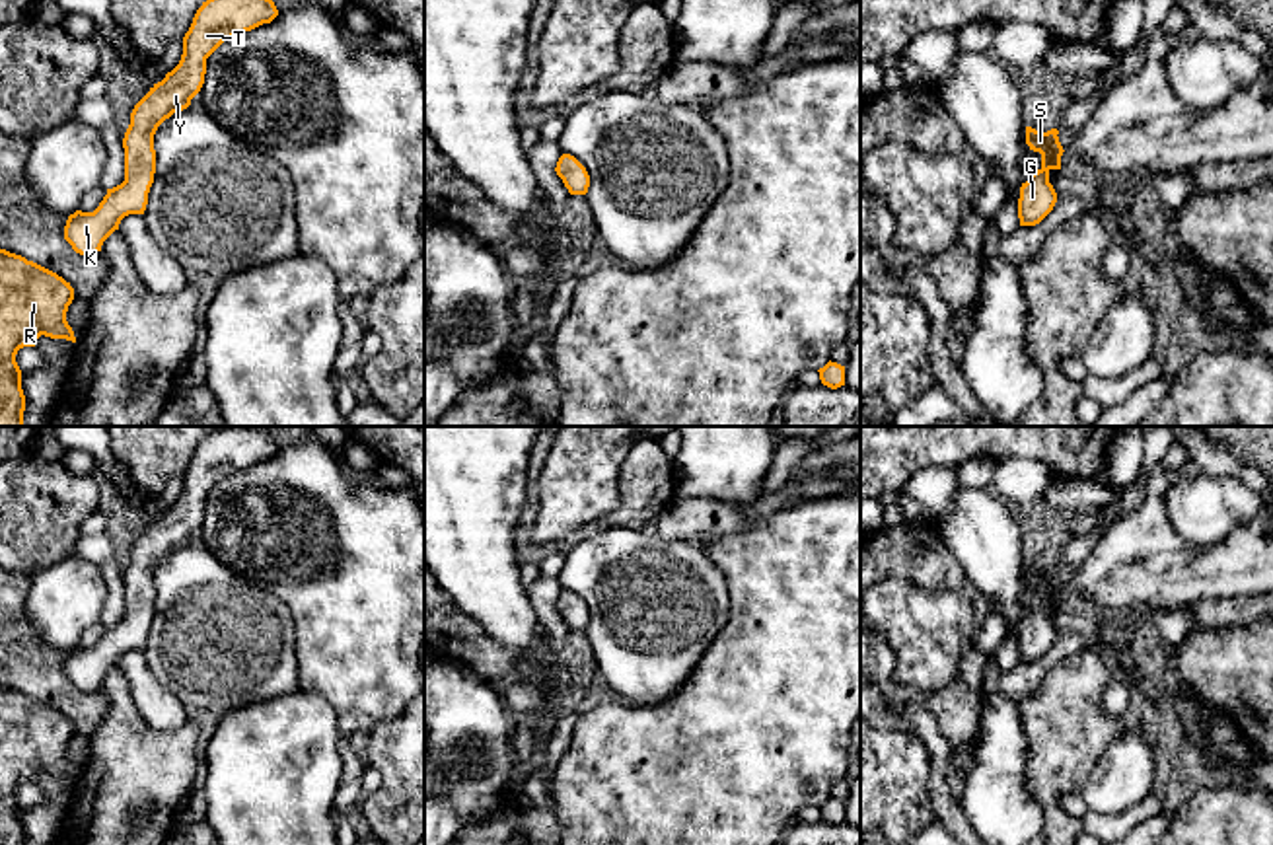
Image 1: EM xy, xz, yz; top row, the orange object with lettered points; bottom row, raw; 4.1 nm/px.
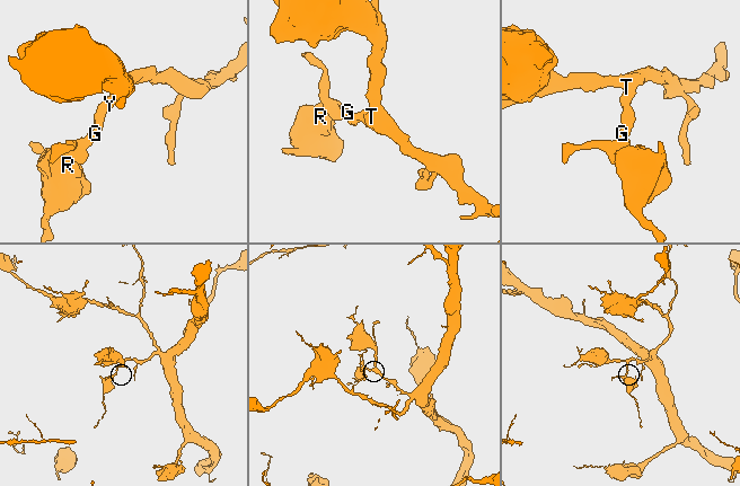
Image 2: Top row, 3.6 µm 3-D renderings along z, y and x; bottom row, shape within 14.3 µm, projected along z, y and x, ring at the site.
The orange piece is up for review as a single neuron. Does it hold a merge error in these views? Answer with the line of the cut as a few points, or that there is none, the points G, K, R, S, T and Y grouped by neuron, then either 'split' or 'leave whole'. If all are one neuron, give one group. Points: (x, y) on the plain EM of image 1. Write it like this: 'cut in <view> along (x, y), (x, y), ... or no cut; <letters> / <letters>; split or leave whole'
no cut; G K R S T Y; leave whole

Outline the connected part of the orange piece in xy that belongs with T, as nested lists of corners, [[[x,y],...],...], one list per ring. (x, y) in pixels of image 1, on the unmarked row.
[[[230,426],[202,438],[183,473],[179,500],[134,541],[123,574],[125,617],[93,648],[76,646],[64,662],[64,676],[80,691],[91,693],[119,666],[128,650],[144,650],[156,609],[154,570],[173,549],[191,541],[206,510],[206,495],[228,475],[271,459],[274,438],[255,426]]]

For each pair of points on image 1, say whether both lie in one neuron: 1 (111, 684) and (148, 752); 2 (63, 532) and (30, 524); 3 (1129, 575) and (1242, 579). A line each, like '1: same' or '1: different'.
1: same
2: same
3: same

